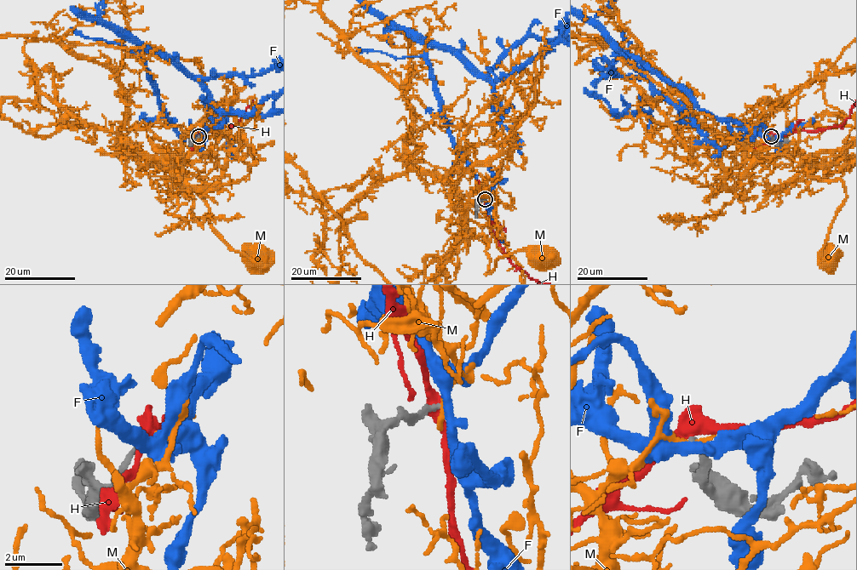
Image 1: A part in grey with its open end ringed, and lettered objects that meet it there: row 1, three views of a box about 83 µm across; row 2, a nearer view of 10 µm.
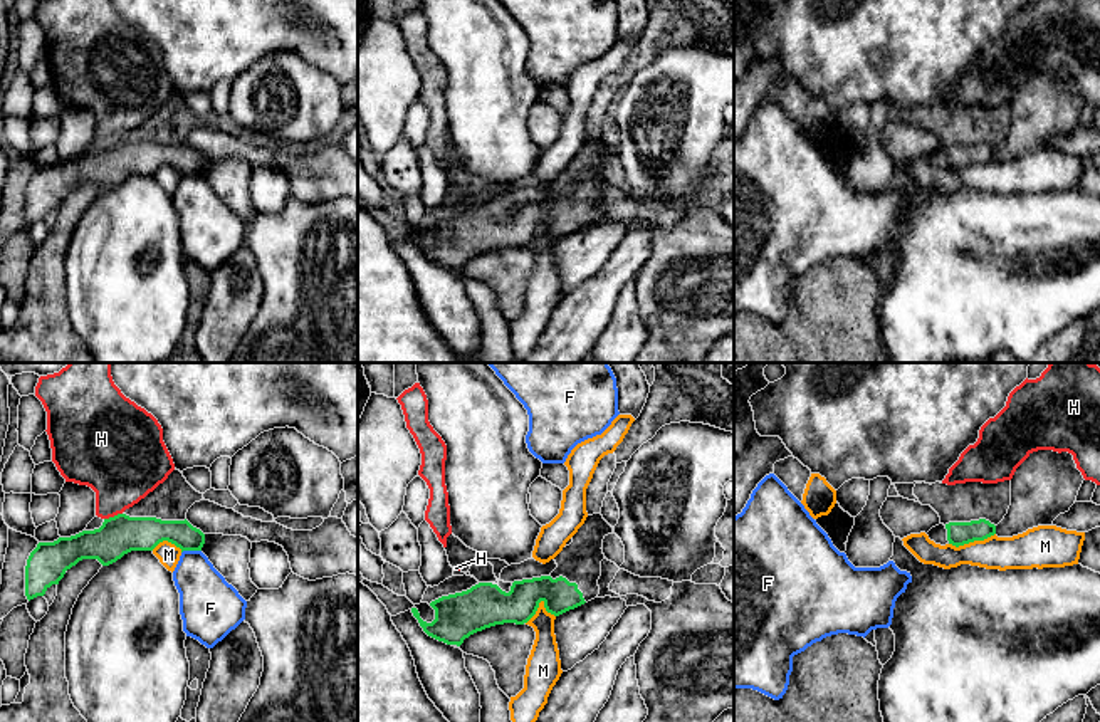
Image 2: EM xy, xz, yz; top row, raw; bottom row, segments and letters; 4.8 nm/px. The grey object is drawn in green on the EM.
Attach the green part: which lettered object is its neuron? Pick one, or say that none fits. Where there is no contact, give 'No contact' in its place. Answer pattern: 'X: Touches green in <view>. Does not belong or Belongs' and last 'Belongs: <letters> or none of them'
F: Touches green in xy. Does not belong
H: Touches green in xy. Does not belong
M: Touches green in yz. Does not belong
Belongs: none of them

